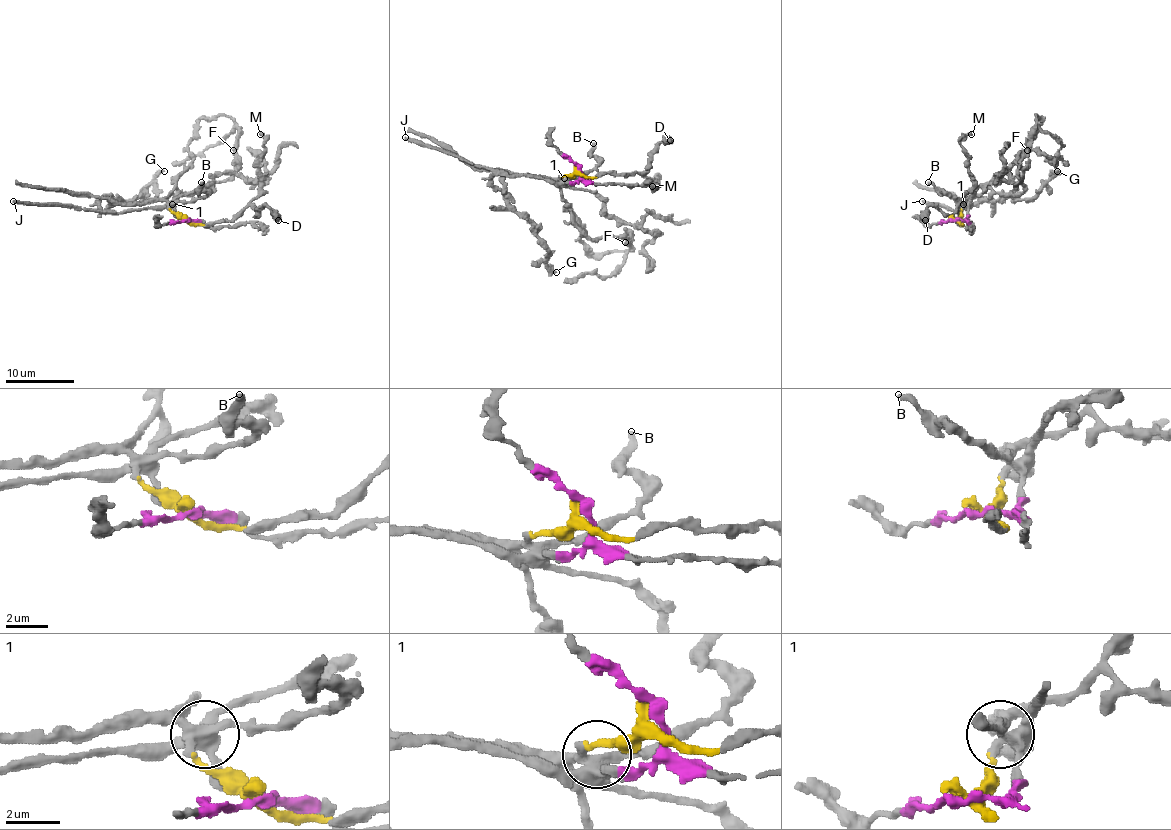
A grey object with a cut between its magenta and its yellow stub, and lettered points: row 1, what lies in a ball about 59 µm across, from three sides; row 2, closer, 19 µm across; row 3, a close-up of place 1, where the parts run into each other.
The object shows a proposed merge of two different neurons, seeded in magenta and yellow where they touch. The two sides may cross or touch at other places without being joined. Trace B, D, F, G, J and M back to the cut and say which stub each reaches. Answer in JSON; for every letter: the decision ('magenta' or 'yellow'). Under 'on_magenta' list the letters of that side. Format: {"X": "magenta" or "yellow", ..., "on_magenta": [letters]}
{"B": "yellow", "D": "yellow", "F": "yellow", "G": "magenta", "J": "magenta", "M": "yellow", "on_magenta": ["G", "J"]}

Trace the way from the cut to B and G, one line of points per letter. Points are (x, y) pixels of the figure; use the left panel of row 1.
B: (186, 219), (169, 207), (171, 204), (204, 195), (200, 188), (202, 181)
G: (186, 219), (171, 207), (122, 212), (99, 205), (110, 195), (118, 200), (152, 198), (154, 180), (164, 171)

